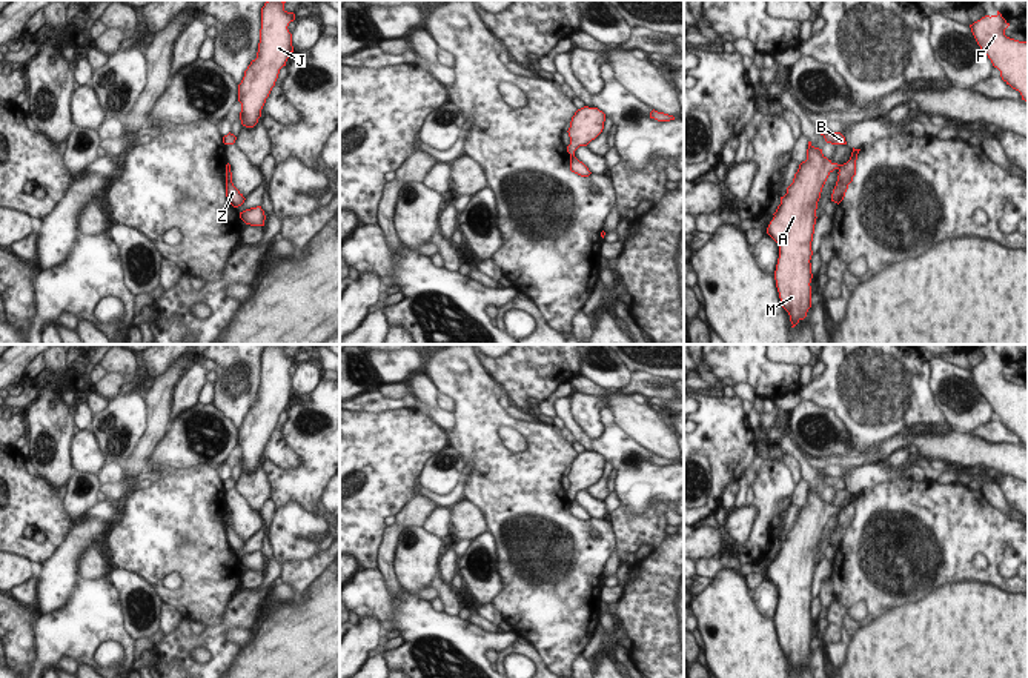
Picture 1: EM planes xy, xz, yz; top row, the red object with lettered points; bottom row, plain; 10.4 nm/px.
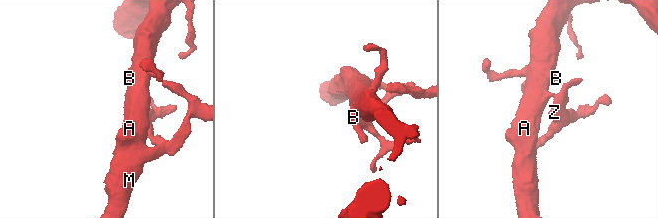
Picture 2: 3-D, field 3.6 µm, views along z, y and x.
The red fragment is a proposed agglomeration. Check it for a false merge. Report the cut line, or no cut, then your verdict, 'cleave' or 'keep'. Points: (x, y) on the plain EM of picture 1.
cut in xz along (573, 498), (570, 501); cleave

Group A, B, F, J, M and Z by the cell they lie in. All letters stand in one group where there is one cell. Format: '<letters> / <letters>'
A B F J M / Z

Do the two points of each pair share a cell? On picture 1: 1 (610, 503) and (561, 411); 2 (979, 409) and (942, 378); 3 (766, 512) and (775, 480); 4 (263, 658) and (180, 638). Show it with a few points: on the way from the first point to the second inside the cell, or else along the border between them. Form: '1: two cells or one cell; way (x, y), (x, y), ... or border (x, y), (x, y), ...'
1: two cells; border (613, 492), (621, 503)
2: one cell; way (974, 397), (964, 383), (955, 380)
3: one cell; way (767, 505), (770, 488)
4: two cells; border (242, 646), (231, 661)

